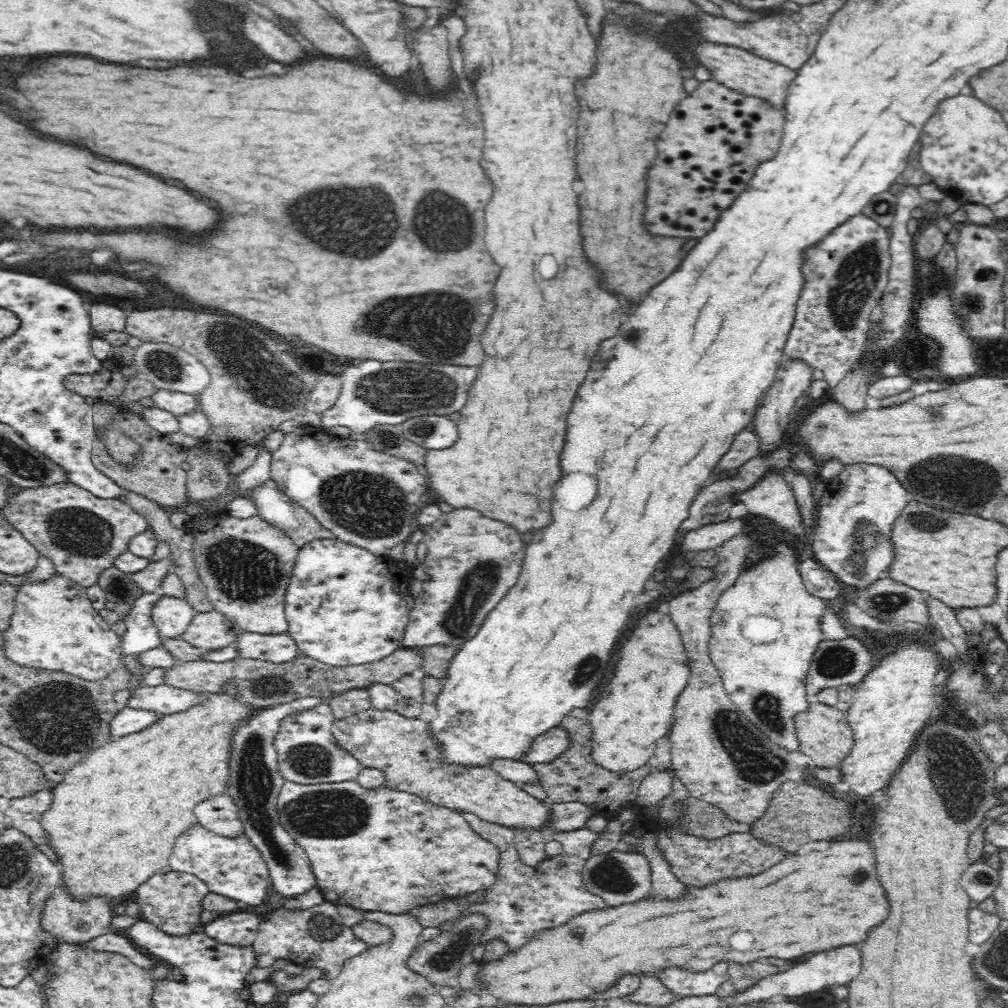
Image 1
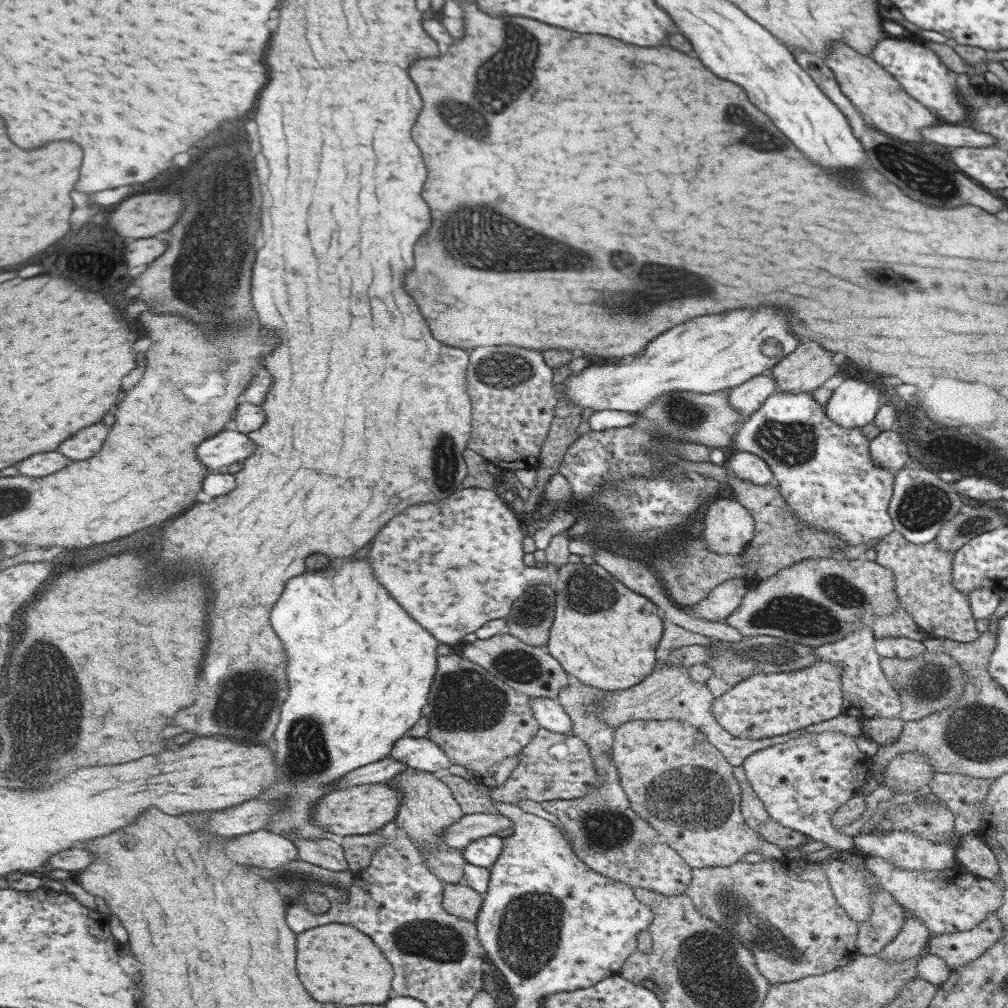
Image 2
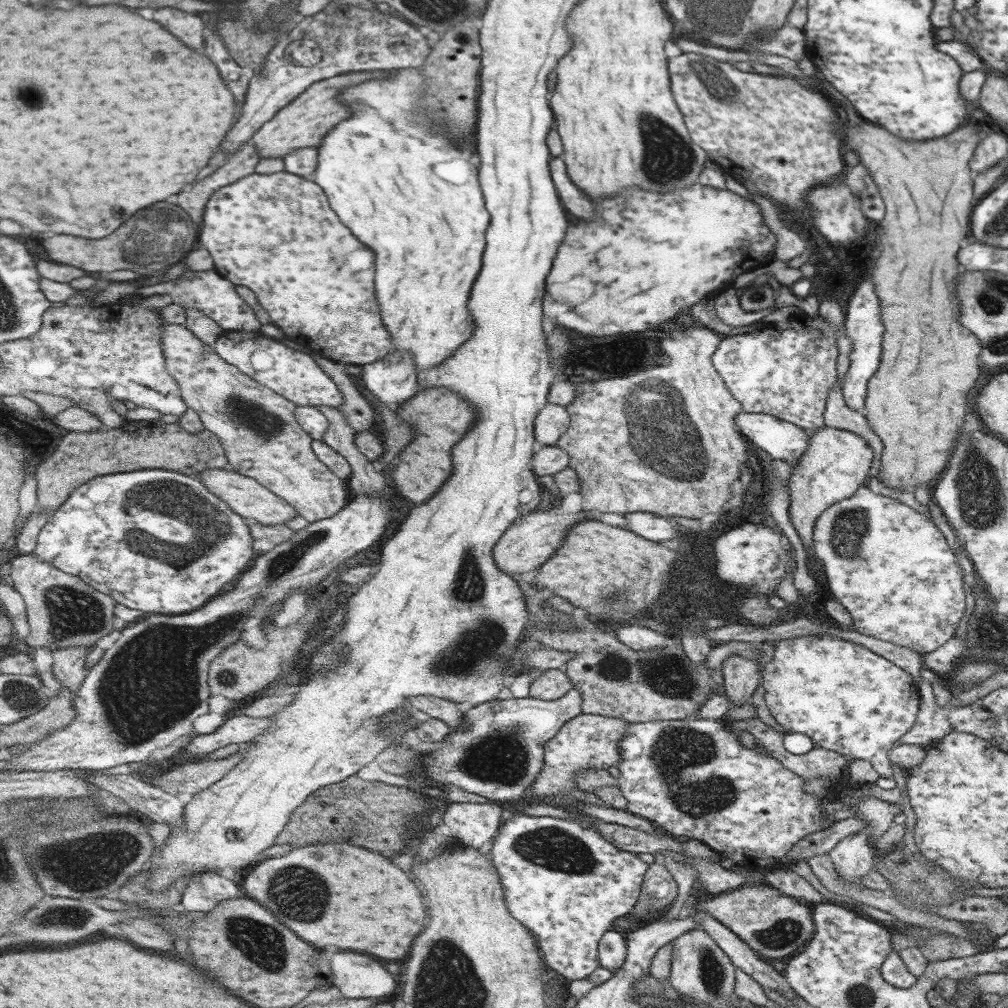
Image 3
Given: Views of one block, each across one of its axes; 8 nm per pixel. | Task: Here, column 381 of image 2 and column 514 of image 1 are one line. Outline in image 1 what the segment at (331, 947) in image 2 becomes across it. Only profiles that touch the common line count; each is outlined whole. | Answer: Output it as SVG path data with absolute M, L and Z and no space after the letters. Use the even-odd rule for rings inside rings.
M838 840L826 850L784 858L780 864L756 878L724 880L706 890L692 888L692 898L686 902L648 904L642 900L578 916L568 926L542 932L520 952L488 964L484 974L490 984L490 992L505 1004L549 1005L572 998L589 998L594 992L612 987L612 982L624 972L652 972L664 966L706 970L720 960L734 960L740 964L768 956L788 960L800 958L808 952L816 954L858 944L866 938L866 930L870 930L870 926L878 926L882 918L886 918L886 894L882 894L882 886L878 886L878 872L874 870L874 850L870 842Z

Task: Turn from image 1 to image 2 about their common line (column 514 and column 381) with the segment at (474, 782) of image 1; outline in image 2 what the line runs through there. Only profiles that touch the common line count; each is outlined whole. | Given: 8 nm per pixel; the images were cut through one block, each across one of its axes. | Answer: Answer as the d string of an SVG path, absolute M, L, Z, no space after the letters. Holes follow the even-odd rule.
M386 783L360 784L349 788L336 789L316 802L312 824L331 832L335 838L364 835L377 832L398 812L400 792Z

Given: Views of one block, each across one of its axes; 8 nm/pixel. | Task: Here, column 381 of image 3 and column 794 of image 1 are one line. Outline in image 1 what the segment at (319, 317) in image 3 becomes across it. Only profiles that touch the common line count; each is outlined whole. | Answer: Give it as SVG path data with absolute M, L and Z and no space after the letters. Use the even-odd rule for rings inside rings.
M860 214L832 232L834 234L816 243L806 254L806 286L783 347L785 357L798 358L823 370L833 389L827 393L829 397L834 396L834 387L861 360L859 355L867 342L867 330L870 330L869 318L890 278L890 236L885 227Z

